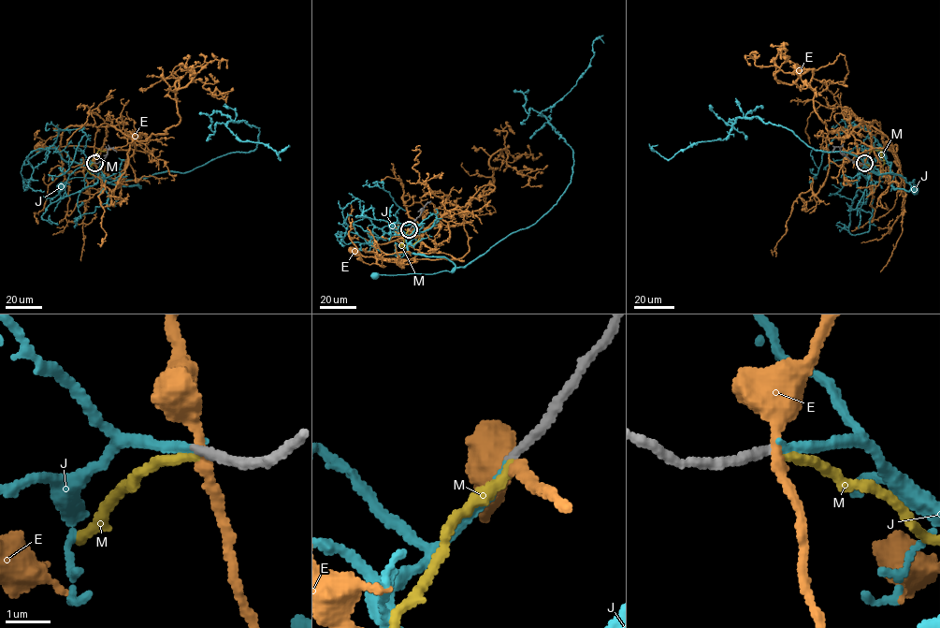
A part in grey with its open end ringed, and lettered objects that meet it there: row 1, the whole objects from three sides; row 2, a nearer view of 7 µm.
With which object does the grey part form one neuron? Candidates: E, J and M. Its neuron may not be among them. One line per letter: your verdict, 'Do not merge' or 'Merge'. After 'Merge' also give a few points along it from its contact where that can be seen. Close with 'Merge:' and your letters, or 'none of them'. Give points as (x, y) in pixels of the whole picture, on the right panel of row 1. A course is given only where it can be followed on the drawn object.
E: Do not merge
J: Merge. Its course: (864, 163), (887, 177), (894, 189), (908, 191), (909, 182), (914, 179), (914, 189)
M: Do not merge
Merge: J

